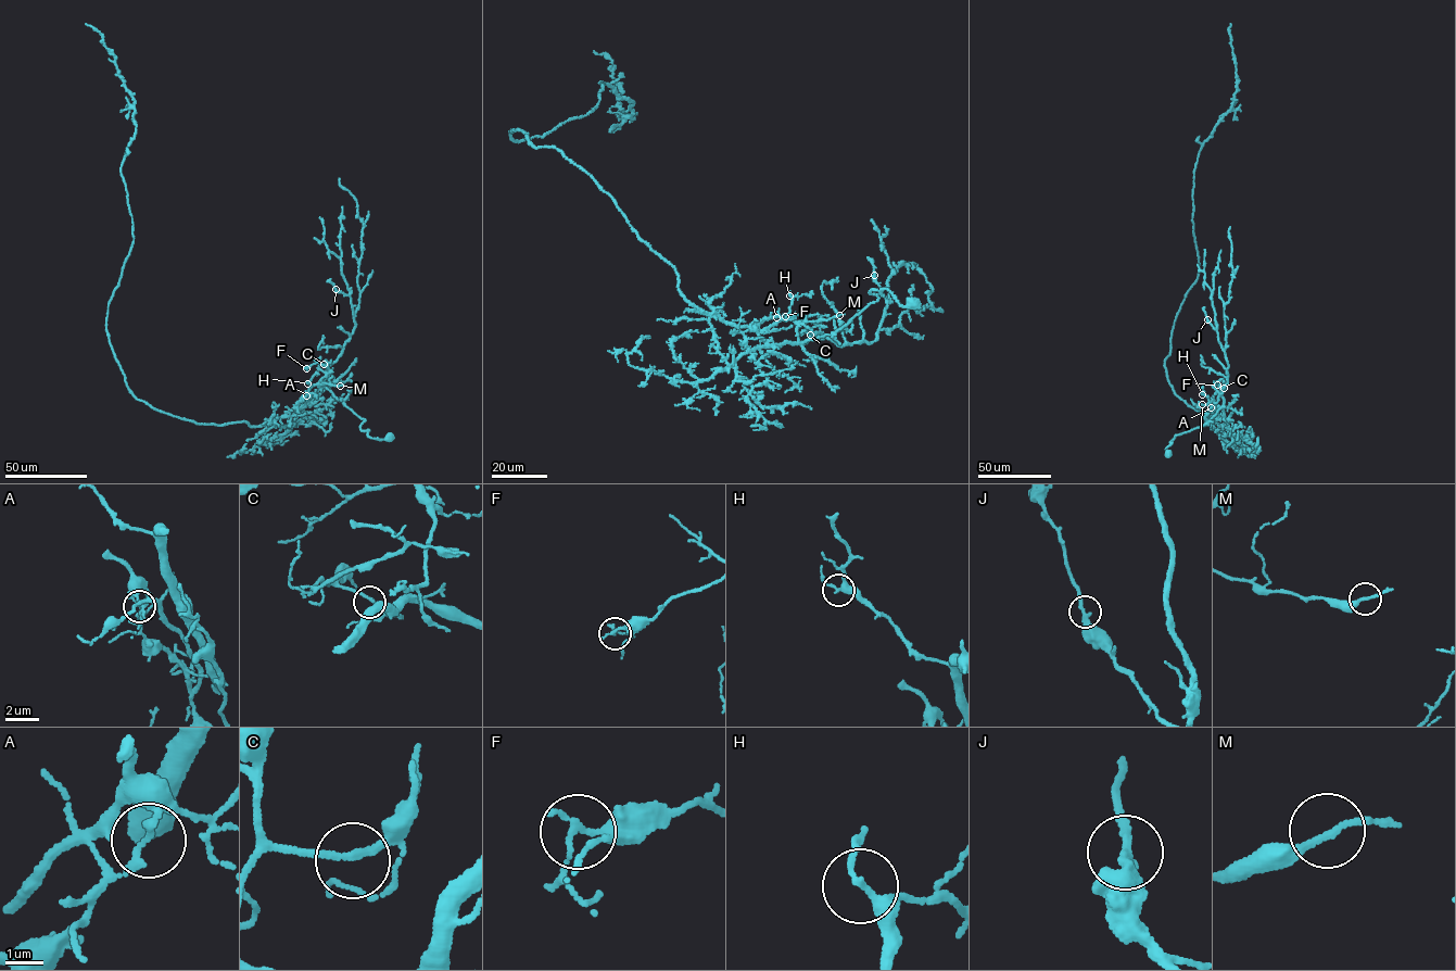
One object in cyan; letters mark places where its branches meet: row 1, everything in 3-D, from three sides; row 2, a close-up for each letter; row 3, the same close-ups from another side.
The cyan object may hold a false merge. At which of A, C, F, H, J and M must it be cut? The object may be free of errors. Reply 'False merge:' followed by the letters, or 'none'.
False merge: A

